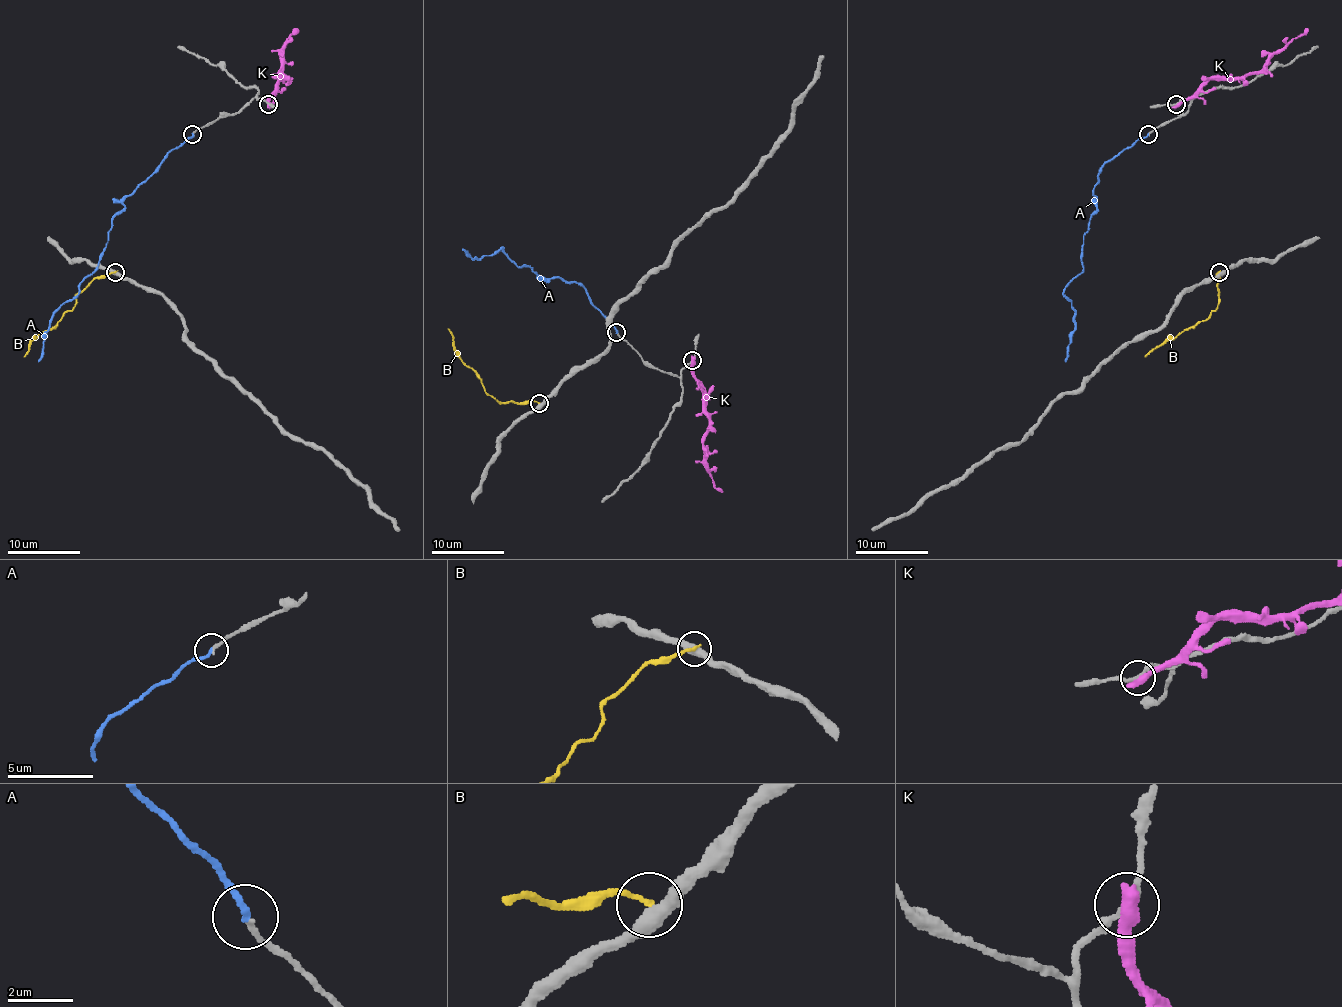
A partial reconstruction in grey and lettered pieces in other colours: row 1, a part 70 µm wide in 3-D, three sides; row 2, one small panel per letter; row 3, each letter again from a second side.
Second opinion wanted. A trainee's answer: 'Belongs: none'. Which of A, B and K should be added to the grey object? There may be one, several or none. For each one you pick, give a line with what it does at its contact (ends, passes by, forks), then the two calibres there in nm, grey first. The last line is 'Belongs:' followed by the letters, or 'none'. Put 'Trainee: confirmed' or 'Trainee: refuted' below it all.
A: it ends; calibres 160 and 200 nm
Belongs: A
Trainee: refuted

